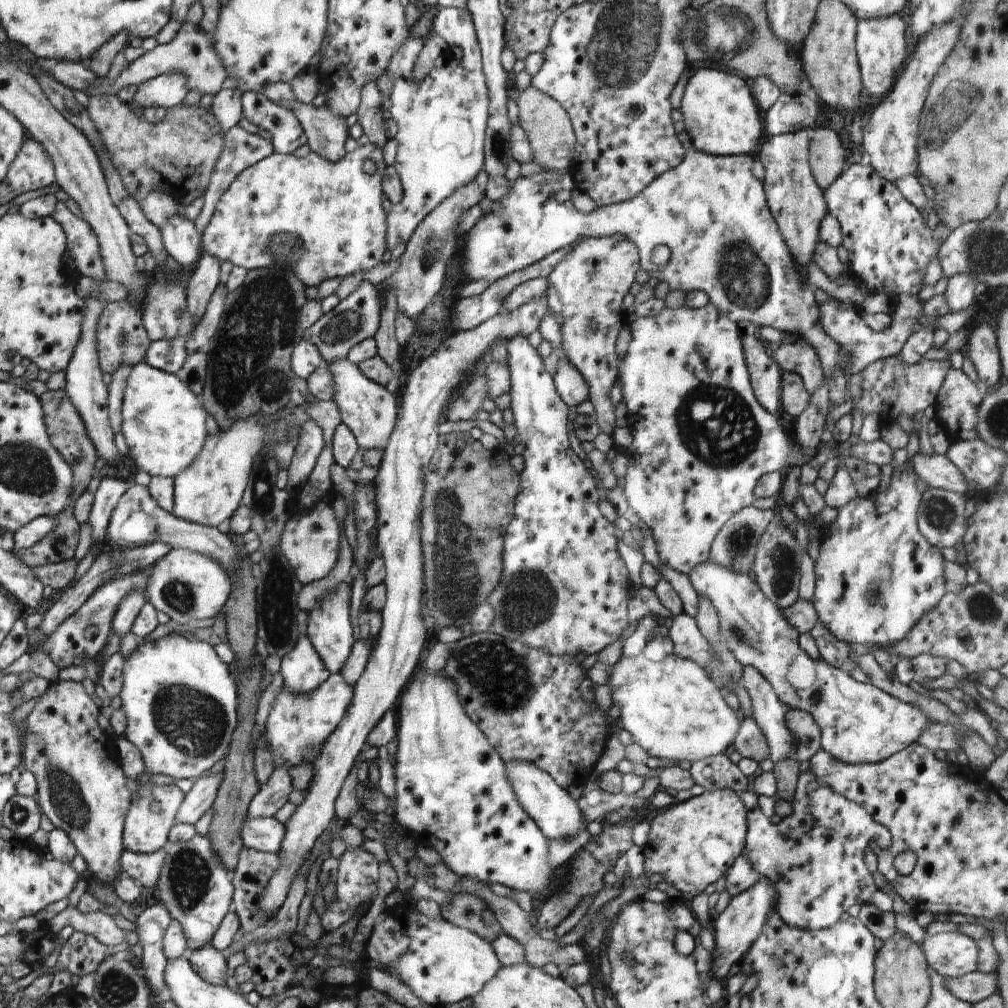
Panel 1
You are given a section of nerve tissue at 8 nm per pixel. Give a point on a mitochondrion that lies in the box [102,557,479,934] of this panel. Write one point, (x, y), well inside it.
(193, 723)

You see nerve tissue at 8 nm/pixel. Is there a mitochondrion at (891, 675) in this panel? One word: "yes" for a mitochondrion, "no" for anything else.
no

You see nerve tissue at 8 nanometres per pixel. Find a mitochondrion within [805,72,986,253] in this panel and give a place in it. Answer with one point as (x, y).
(953, 108)

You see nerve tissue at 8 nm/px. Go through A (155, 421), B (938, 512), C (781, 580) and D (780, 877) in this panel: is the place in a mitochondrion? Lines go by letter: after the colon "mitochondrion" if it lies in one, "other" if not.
A: other
B: mitochondrion
C: mitochondrion
D: other

